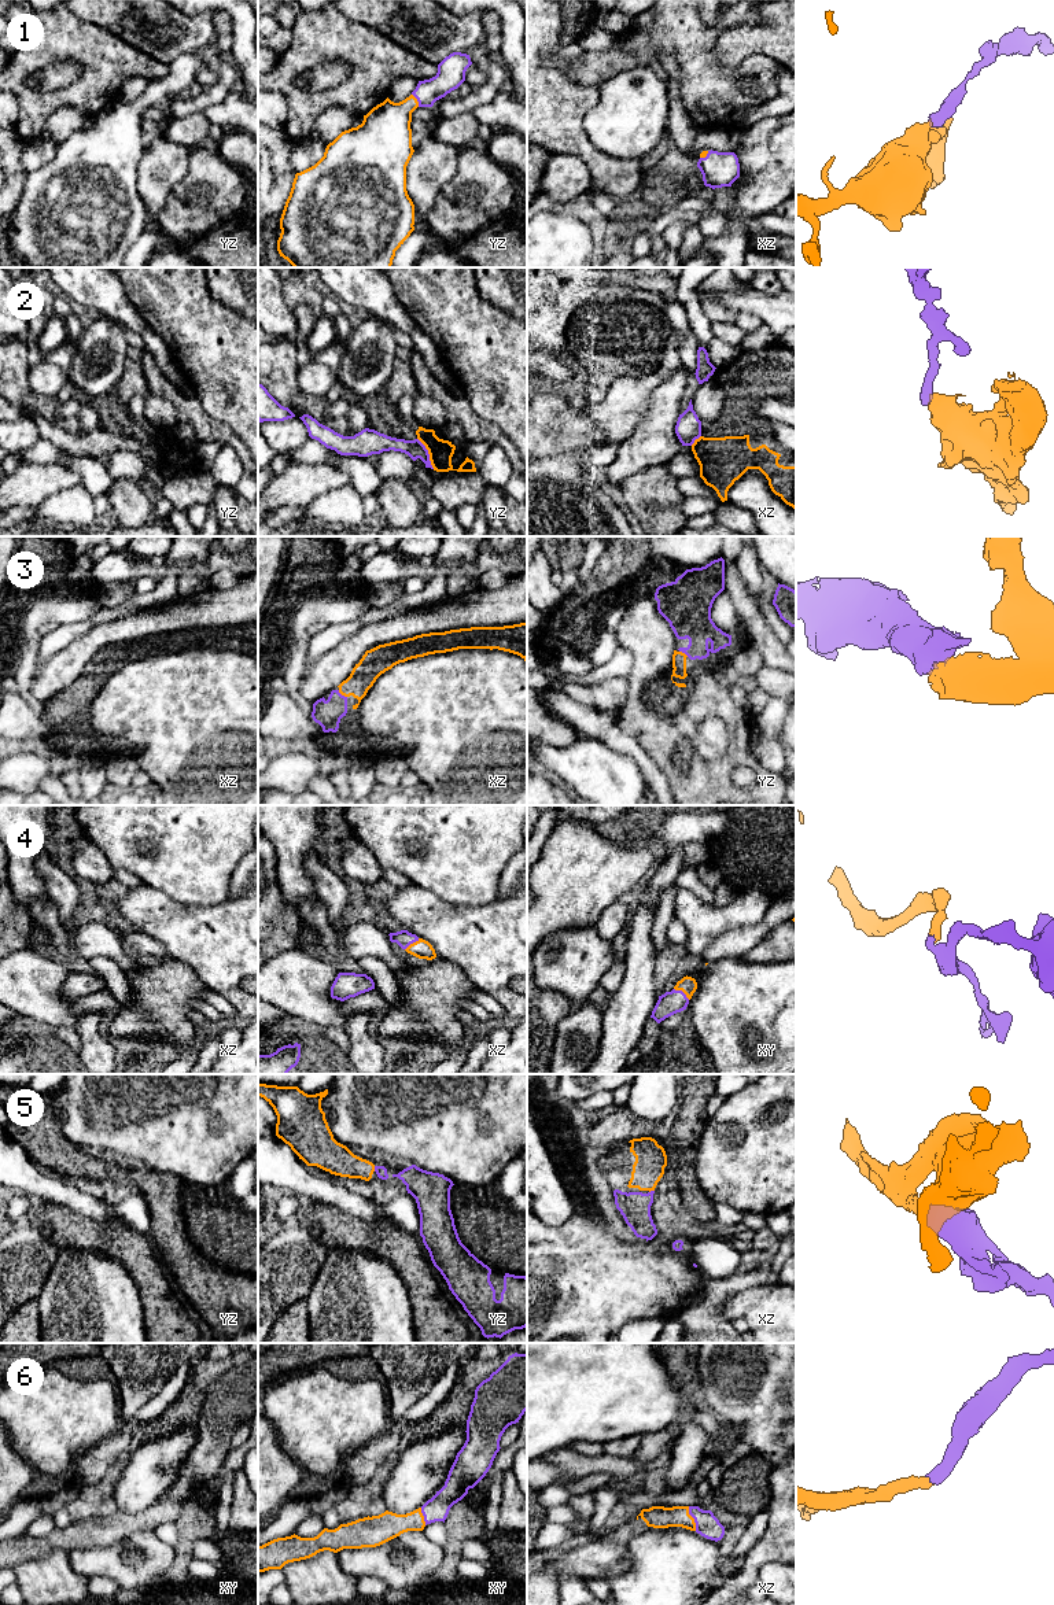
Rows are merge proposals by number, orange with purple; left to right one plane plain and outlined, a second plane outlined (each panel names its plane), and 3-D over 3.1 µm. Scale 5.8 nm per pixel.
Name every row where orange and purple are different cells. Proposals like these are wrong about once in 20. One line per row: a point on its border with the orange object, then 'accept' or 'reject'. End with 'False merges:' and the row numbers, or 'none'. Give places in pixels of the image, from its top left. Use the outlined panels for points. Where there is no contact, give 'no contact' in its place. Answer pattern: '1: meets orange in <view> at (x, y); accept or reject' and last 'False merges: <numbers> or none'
1: meets orange in yz at (416, 100); accept
2: meets orange in yz at (428, 453); reject
3: meets orange in xz at (342, 694); accept
4: meets orange in xy at (682, 991); accept
5: meets orange in yz at (373, 1169); accept
6: meets orange in xz at (693, 1519); accept
False merges: 2

